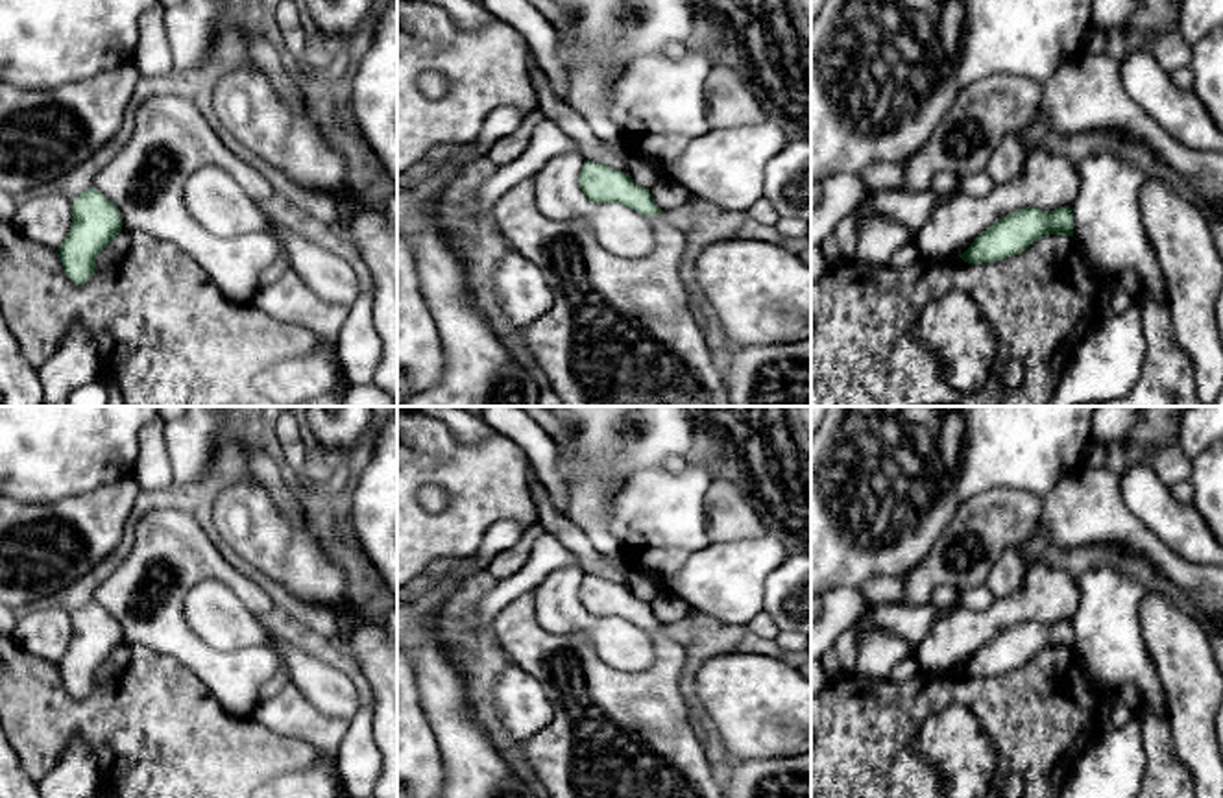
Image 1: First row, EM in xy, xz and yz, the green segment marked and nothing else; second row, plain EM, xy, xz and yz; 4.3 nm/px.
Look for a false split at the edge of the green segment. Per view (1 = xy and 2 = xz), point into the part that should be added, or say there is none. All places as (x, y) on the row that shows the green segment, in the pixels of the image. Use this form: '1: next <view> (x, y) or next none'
1: next xy (170, 141)
2: next xz (621, 333)

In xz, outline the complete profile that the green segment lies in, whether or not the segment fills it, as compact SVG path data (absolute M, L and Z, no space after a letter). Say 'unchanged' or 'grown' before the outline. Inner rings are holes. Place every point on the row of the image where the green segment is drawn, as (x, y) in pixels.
grown; M586 161L578 185L593 203L621 203L645 214L652 225L654 251L639 259L617 257L597 240L587 224L543 216L536 207L532 177L517 183L491 209L510 249L534 262L554 292L552 308L521 329L525 345L554 393L565 406L732 406L717 345L695 320L689 288L680 277L685 235L665 220L650 190L621 170Z

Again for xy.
grown; M181 96L146 98L137 107L126 146L96 174L92 187L72 200L72 225L57 249L67 275L76 284L85 284L94 273L96 257L122 229L140 231L185 249L227 297L253 301L260 273L279 257L277 238L248 235L225 242L205 231L185 207L185 183L205 166L227 172L255 201L273 192L257 168L225 146L194 102Z

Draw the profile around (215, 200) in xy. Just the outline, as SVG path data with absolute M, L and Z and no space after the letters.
M205 166L192 174L185 183L185 207L205 231L225 242L248 235L272 235L283 242L292 270L321 299L344 307L358 299L357 275L344 259L273 222L227 172Z

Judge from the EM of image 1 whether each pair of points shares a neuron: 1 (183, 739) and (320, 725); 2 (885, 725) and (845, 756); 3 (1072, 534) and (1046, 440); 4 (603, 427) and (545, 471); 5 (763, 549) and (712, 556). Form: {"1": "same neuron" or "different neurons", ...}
{"1": "different neurons", "2": "same neuron", "3": "different neurons", "4": "different neurons", "5": "same neuron"}

